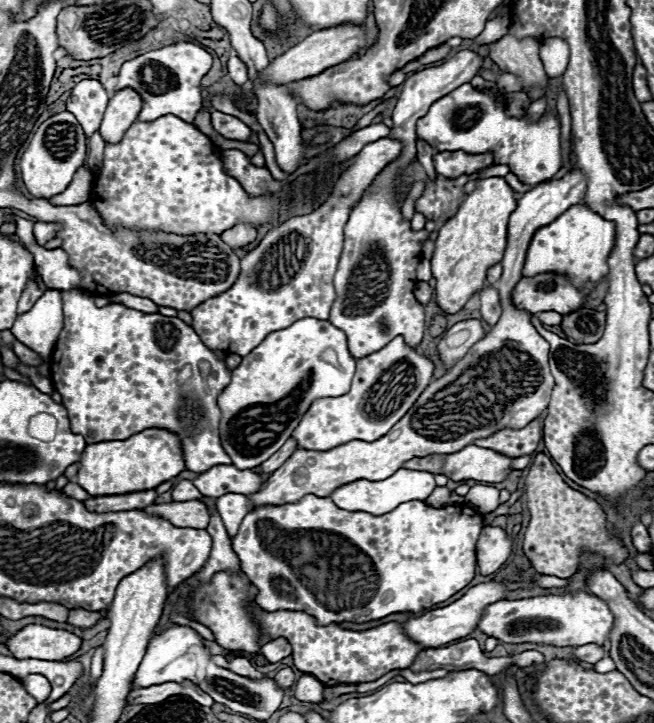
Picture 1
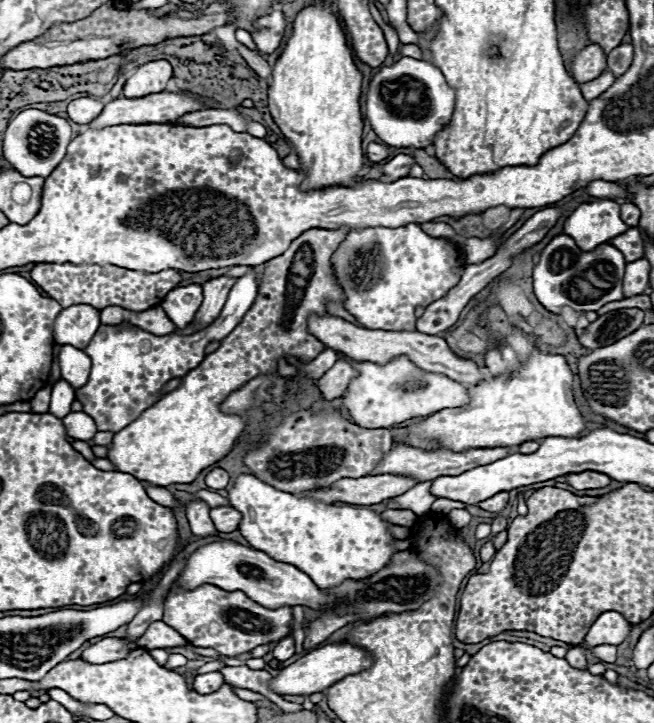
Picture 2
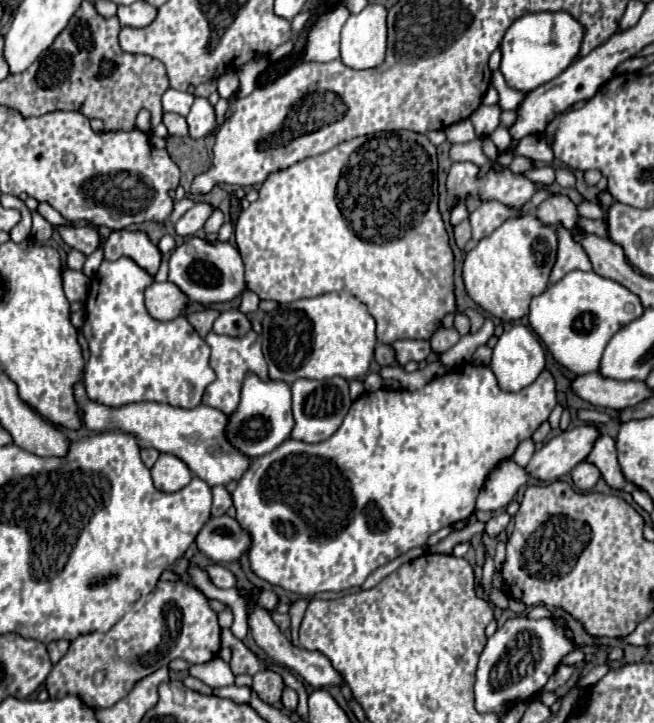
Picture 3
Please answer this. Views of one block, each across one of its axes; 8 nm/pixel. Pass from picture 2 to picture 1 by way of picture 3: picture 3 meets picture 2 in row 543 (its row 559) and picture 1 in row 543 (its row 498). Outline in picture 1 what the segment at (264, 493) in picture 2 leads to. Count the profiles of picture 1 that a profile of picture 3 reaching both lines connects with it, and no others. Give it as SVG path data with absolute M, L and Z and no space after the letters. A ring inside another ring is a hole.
M306 494L304 498L300 498L298 502L288 502L288 504L278 504L278 506L254 506L242 520L236 536L232 538L232 546L234 552L240 558L240 566L242 572L248 576L248 580L258 588L258 596L256 596L256 604L264 610L304 610L306 614L312 614L320 624L328 624L328 622L370 622L370 620L380 620L384 616L396 614L396 612L420 612L420 610L430 610L434 604L440 604L444 600L448 600L450 596L454 596L458 590L462 590L464 586L468 586L468 582L474 578L474 568L476 568L476 540L480 536L482 530L482 514L474 512L474 508L466 506L466 504L452 504L446 508L432 508L426 506L420 500L412 500L412 502L404 502L400 504L396 510L382 514L382 516L374 516L368 512L348 512L338 508L330 498L320 498L314 494ZM298 530L310 530L306 536L302 536L304 532ZM300 534L300 536L298 536ZM328 534L328 544L324 542L324 536ZM316 536L316 546L312 546L312 540L304 540ZM296 550L296 552L294 552ZM306 550L328 550L328 552L306 552ZM362 580L362 584L360 584ZM376 584L378 584L378 594L376 594Z

